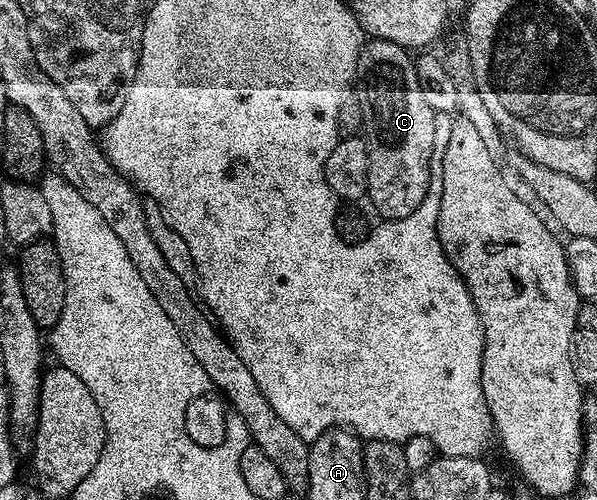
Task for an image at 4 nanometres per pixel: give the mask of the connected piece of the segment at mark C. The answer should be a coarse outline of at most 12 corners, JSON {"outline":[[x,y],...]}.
{"outline":[[357,56],[366,198],[383,221],[425,201],[437,112],[415,59]]}

